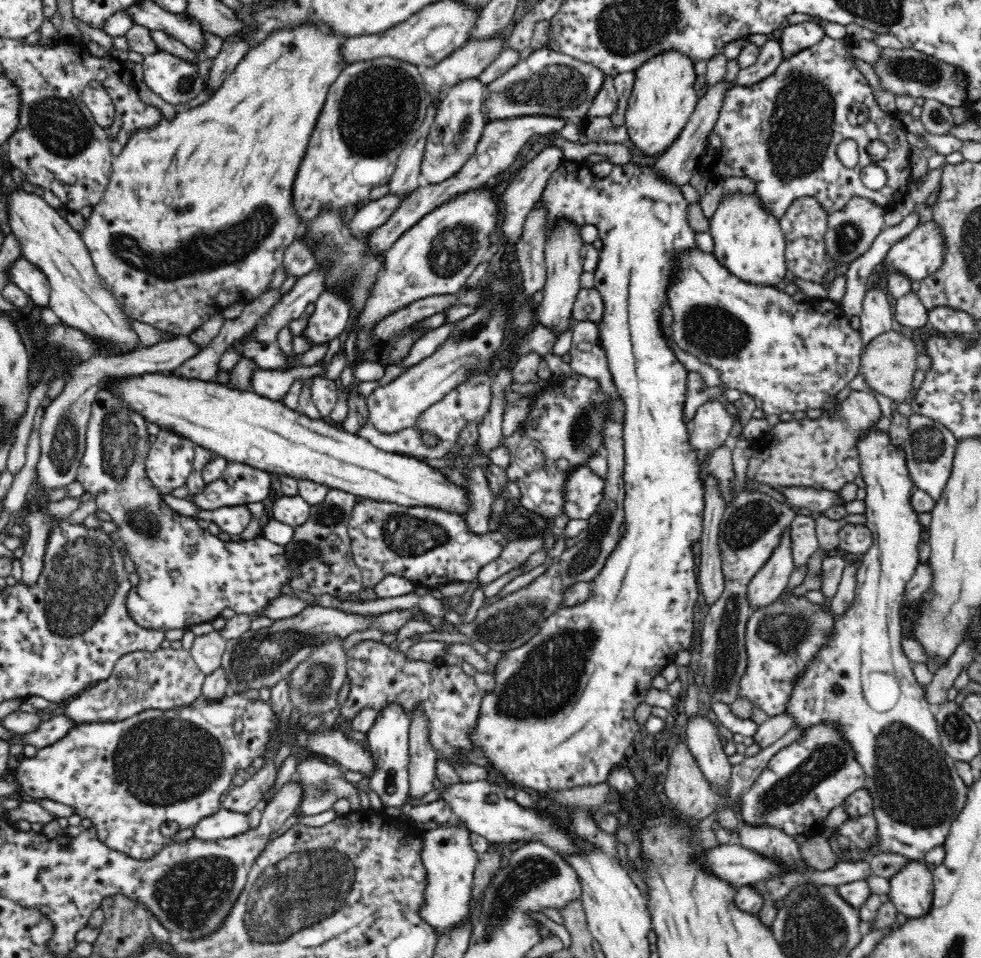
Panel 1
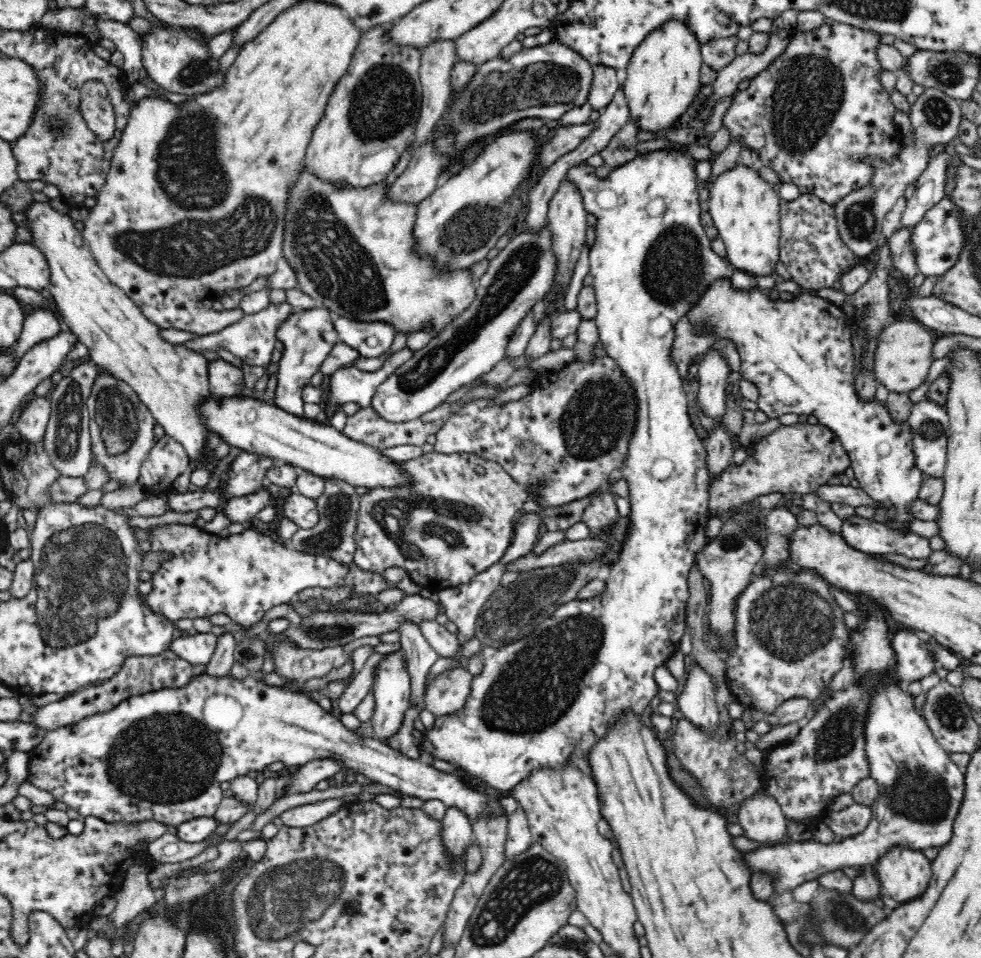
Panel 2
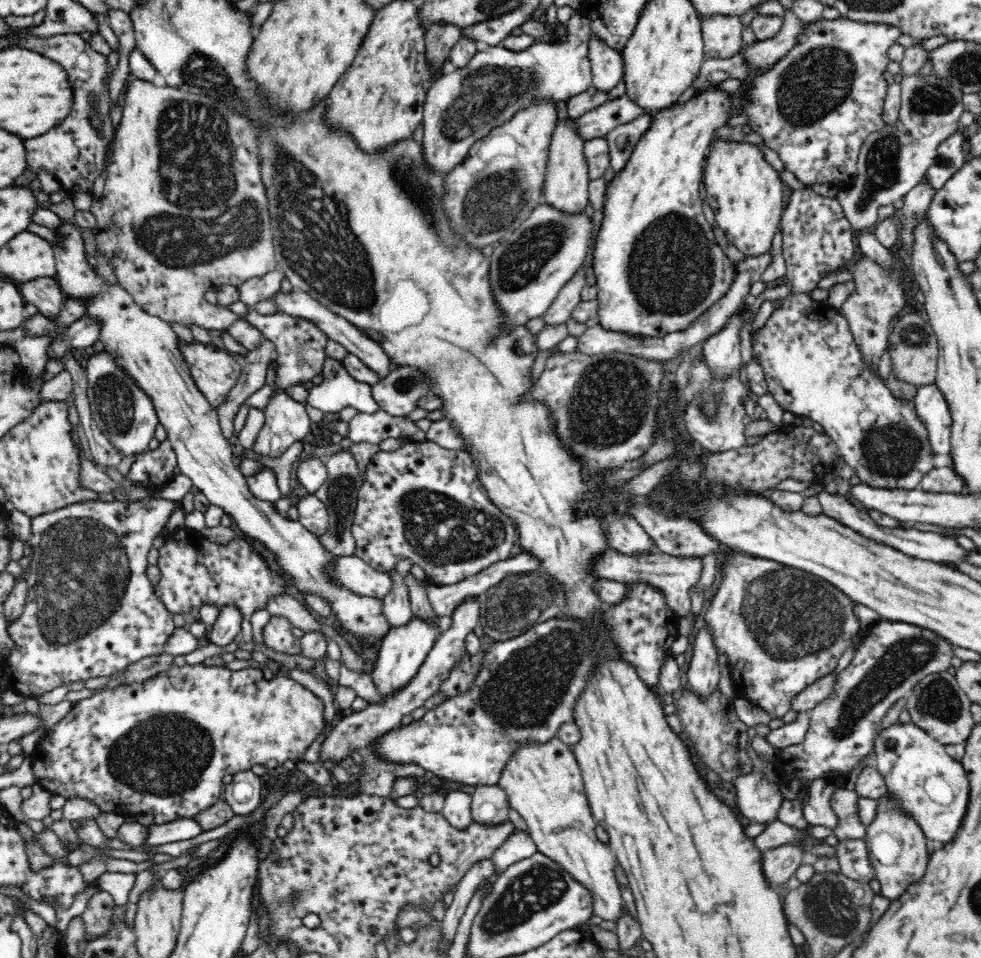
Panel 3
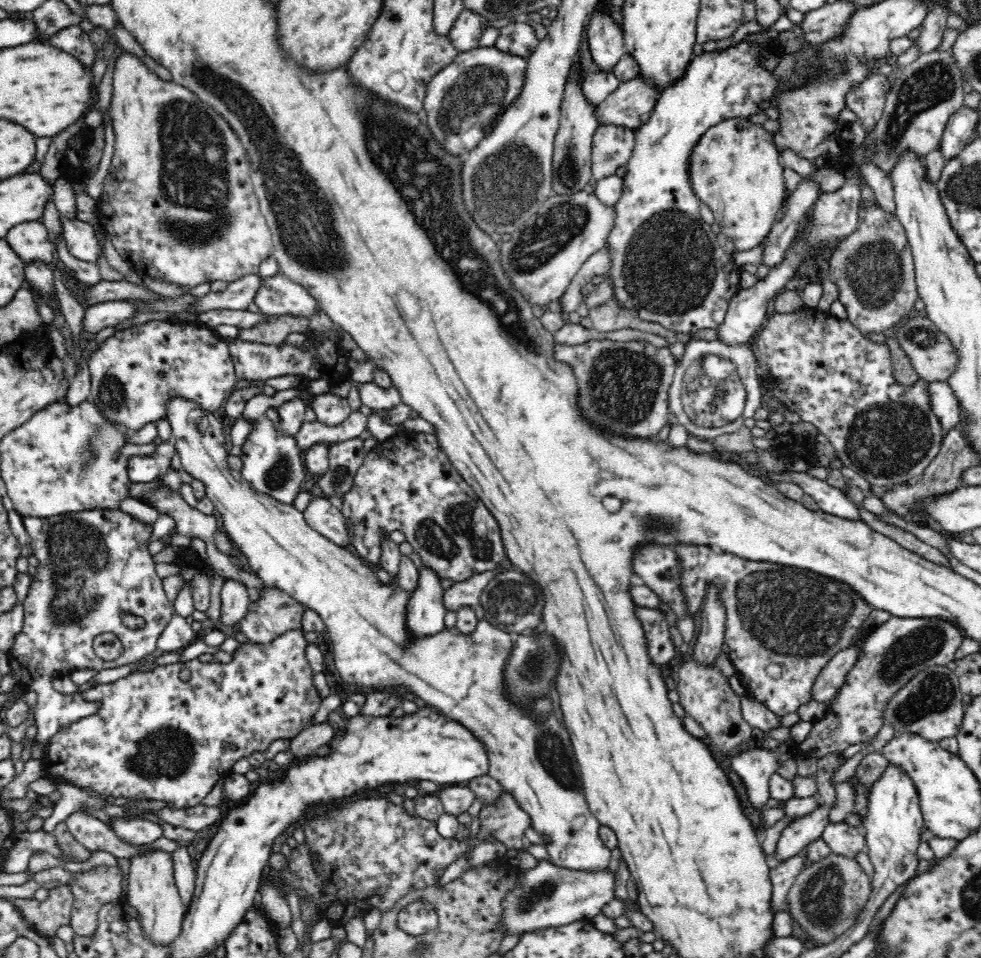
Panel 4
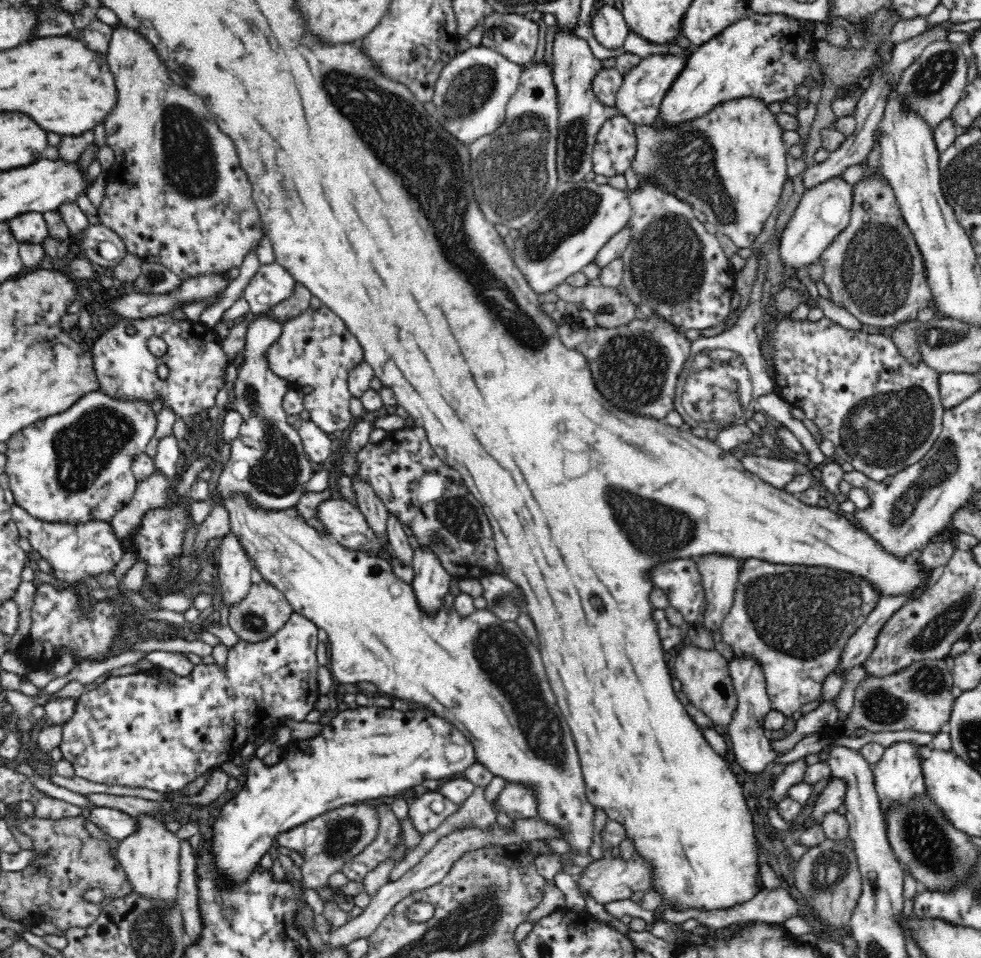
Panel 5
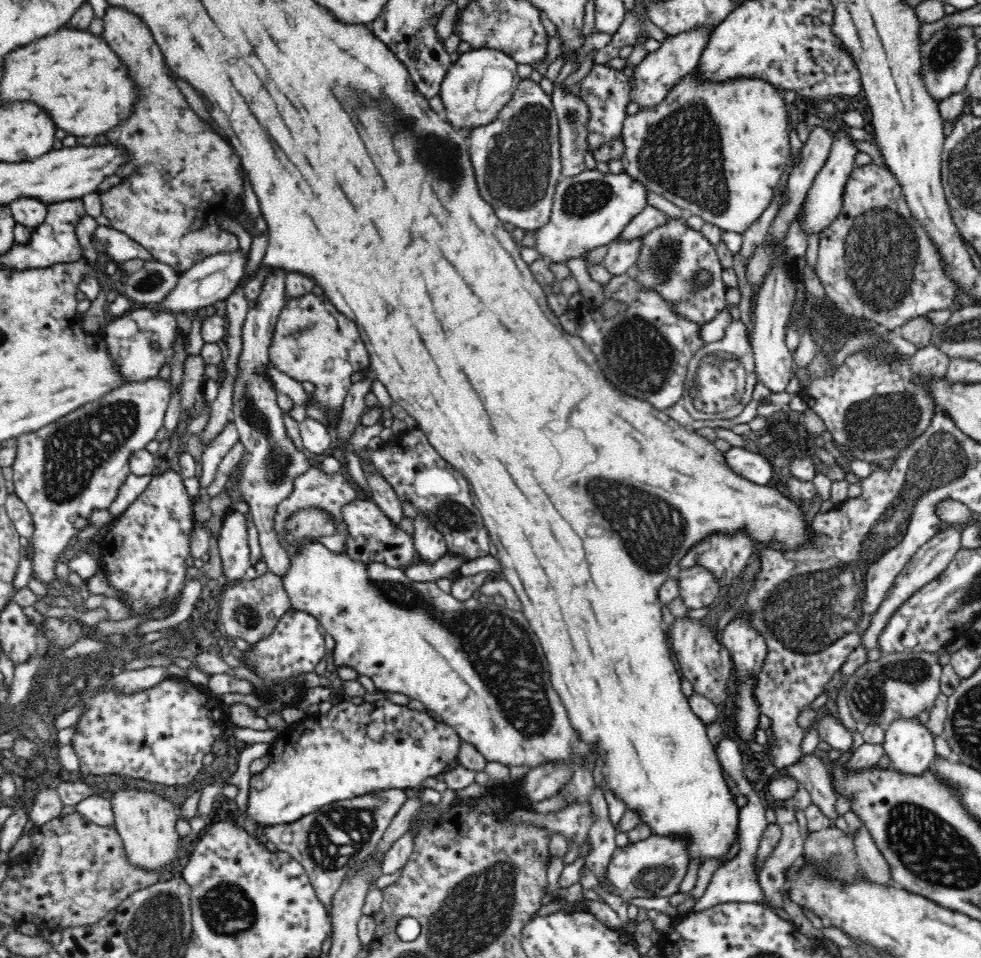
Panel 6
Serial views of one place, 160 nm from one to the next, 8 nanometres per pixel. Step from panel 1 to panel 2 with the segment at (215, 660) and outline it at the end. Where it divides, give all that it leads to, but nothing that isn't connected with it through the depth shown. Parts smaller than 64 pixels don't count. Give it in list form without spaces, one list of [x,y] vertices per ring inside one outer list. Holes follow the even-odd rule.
[[[194,634],[187,638],[178,638],[171,643],[170,649],[180,658],[192,665],[208,665],[218,646],[218,636],[214,634]]]

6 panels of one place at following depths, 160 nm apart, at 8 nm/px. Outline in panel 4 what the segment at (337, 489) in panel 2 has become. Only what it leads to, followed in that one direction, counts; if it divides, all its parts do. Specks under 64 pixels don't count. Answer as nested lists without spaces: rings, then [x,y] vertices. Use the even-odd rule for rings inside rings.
[[[351,438],[329,447],[328,470],[317,481],[324,497],[341,508],[343,498],[354,488],[354,477],[364,462],[365,452],[360,438]]]

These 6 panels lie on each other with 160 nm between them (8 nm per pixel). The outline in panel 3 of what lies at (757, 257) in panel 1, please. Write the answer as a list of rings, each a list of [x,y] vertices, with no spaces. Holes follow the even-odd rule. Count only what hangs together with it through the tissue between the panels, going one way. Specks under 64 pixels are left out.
[[[746,142],[711,143],[710,156],[704,163],[703,180],[706,187],[705,201],[708,202],[717,226],[745,257],[766,254],[772,246],[783,214],[783,183],[778,172],[764,160],[761,146]]]

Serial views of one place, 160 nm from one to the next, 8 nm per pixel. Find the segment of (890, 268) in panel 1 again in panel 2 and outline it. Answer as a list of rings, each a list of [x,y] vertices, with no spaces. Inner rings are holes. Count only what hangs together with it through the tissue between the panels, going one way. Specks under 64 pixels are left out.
[[[945,196],[941,202],[926,212],[924,219],[910,232],[910,241],[919,273],[925,277],[938,277],[951,270],[960,256],[964,231],[962,231],[961,215],[949,196]]]

